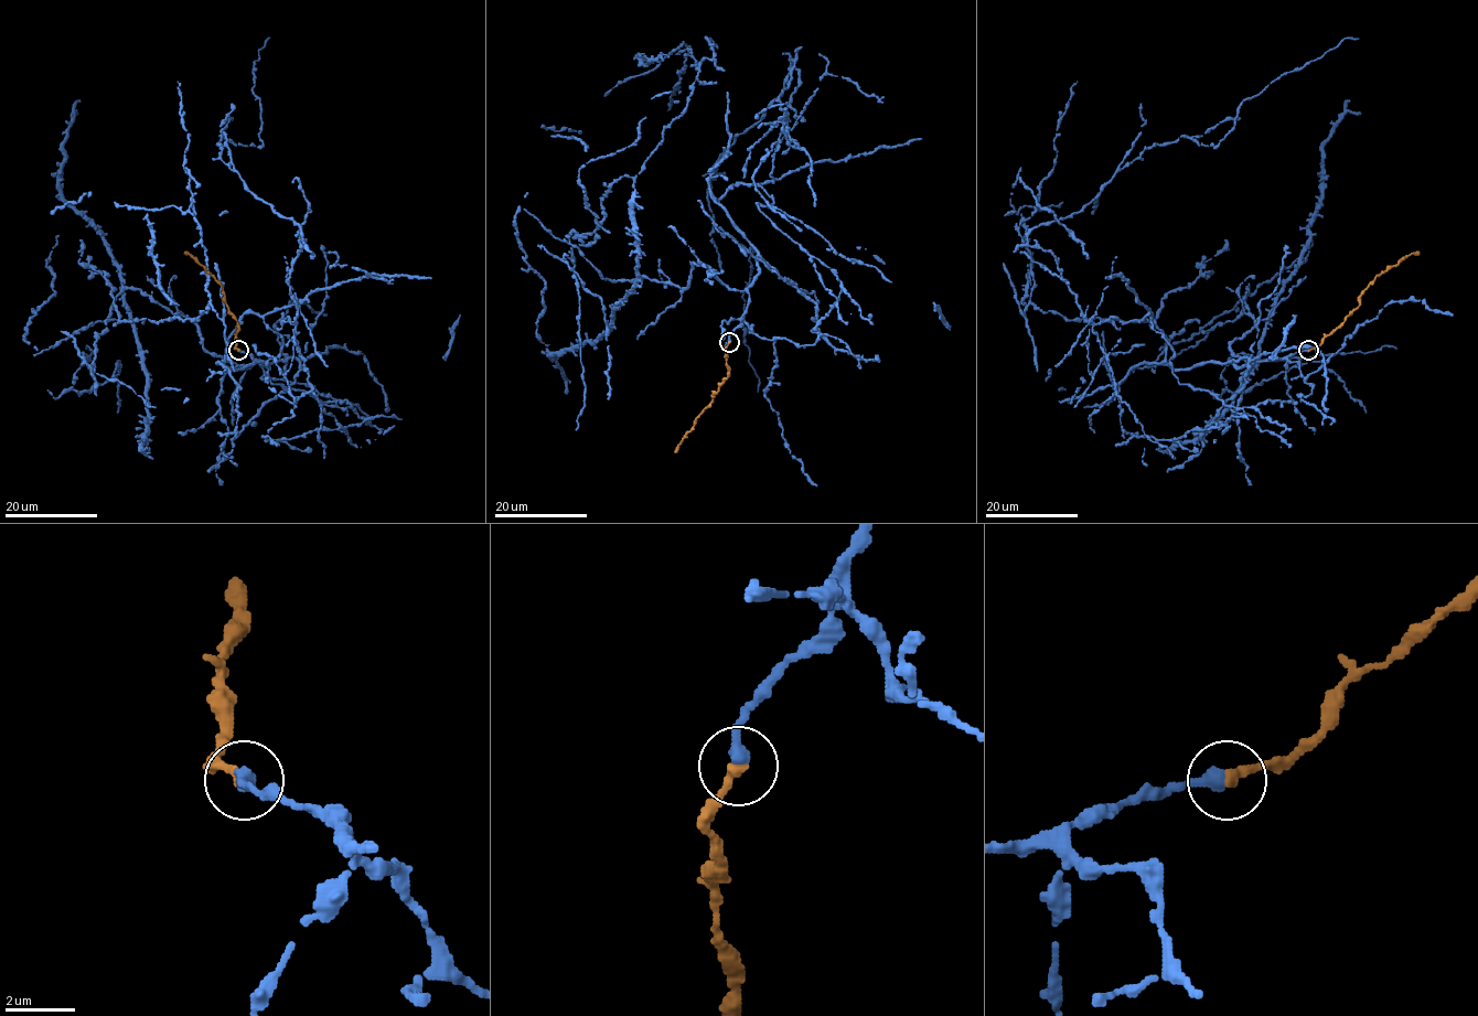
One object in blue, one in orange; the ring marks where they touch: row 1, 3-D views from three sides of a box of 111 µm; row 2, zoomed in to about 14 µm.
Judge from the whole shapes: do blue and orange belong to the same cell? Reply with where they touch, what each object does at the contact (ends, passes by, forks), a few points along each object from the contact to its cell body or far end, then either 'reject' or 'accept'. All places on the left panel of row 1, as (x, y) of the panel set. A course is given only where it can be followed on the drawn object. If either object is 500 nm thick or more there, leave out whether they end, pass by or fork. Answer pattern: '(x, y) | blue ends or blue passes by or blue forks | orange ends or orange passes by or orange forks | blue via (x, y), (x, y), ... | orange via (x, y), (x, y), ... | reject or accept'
(238, 350) | blue ends | orange ends | blue via (239, 350), (268, 367), (231, 370), (228, 335), (296, 322), (304, 246), (217, 145), (263, 145), (267, 39) | orange via (239, 350), (236, 346), (238, 322), (226, 305), (223, 287), (184, 252) | accept

